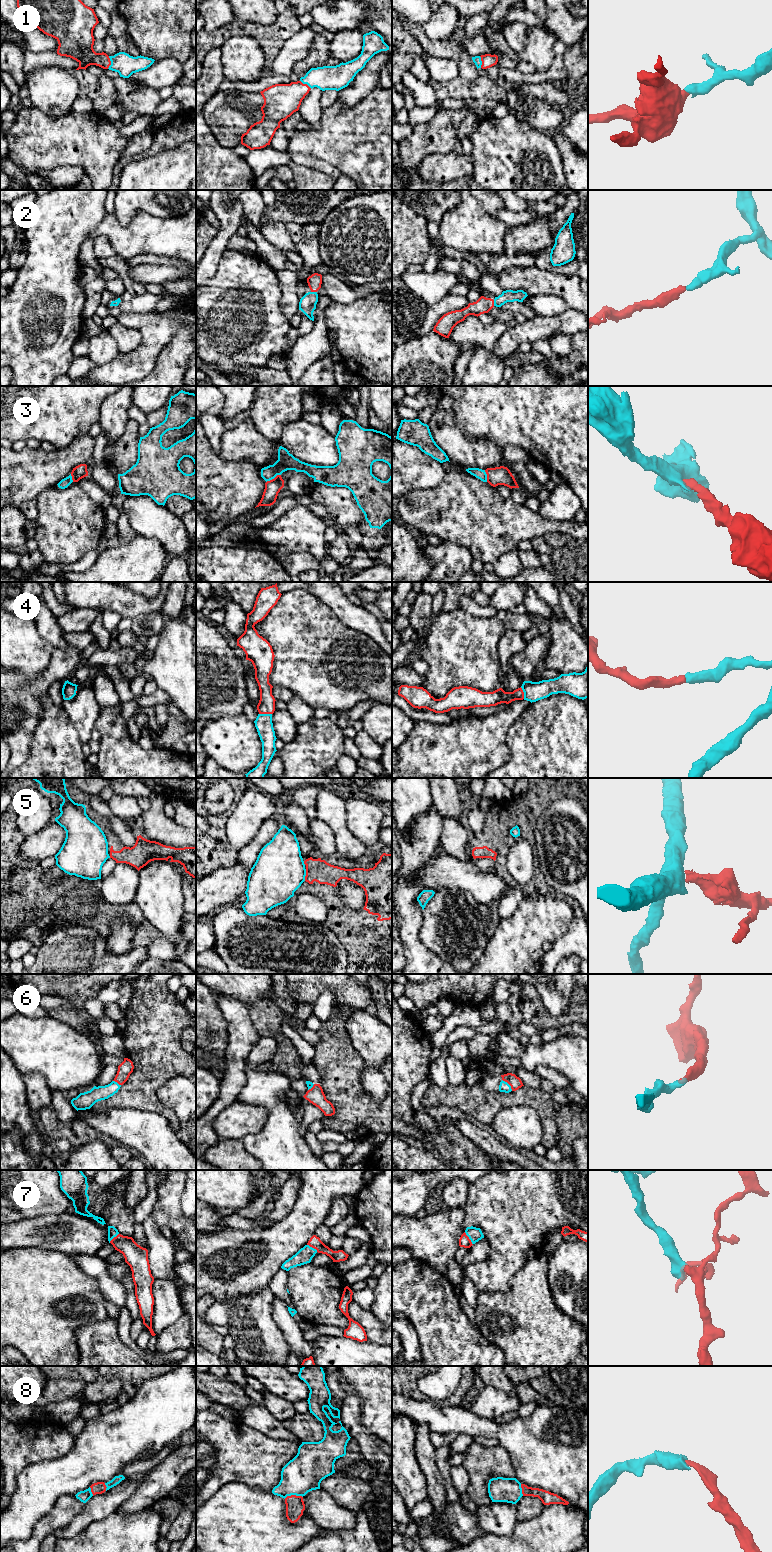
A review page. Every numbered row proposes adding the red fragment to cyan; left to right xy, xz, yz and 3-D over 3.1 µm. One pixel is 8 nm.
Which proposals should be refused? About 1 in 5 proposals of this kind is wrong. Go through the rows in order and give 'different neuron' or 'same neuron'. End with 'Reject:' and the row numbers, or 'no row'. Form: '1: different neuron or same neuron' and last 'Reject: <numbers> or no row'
1: same neuron
2: same neuron
3: same neuron
4: same neuron
5: different neuron
6: same neuron
7: same neuron
8: same neuron
Reject: 5

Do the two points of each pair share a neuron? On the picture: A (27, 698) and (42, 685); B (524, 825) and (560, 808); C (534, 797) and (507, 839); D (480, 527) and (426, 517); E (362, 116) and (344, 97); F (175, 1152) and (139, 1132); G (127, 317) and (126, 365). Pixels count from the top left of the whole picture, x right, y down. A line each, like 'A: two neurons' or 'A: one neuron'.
A: one neuron
B: two neurons
C: one neuron
D: one neuron
E: two neurons
F: one neuron
G: one neuron

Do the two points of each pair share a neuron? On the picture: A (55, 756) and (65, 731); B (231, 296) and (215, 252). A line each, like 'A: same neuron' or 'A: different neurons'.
A: same neuron
B: different neurons

